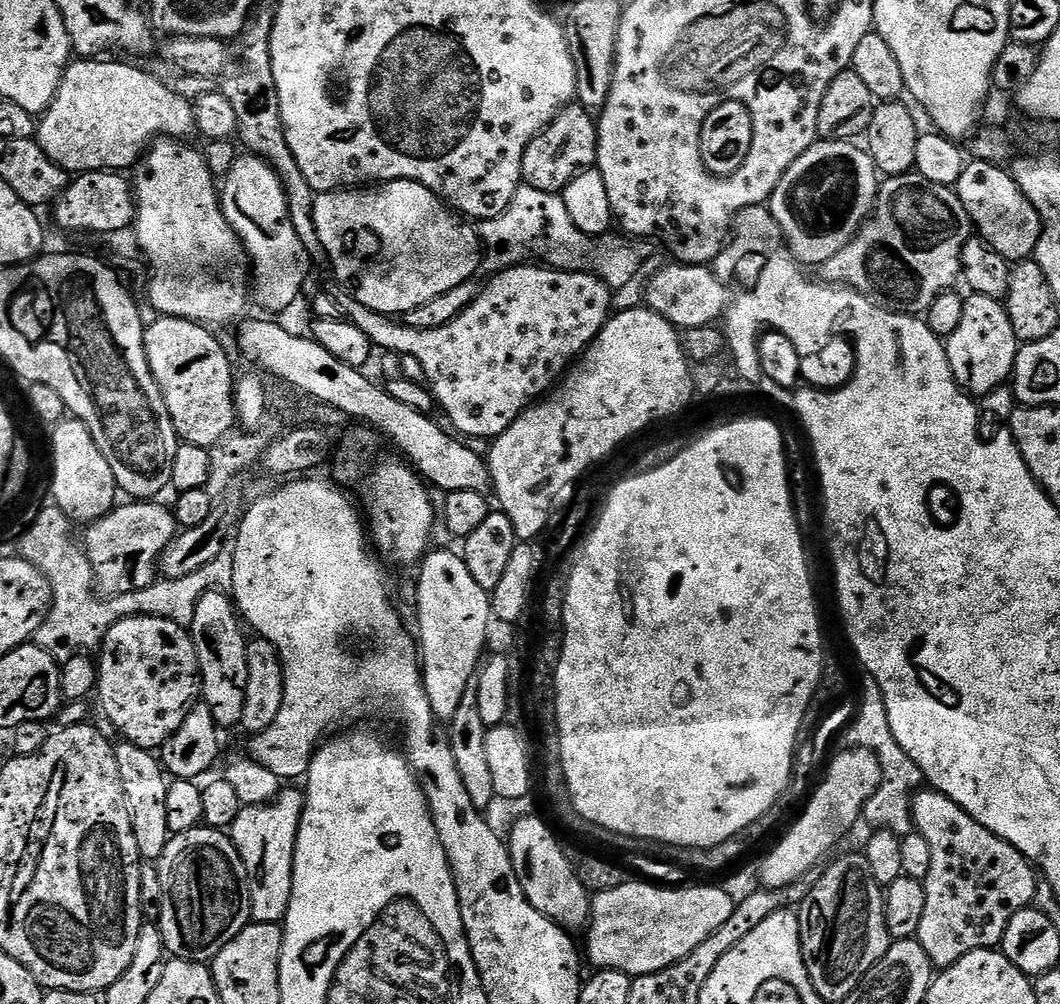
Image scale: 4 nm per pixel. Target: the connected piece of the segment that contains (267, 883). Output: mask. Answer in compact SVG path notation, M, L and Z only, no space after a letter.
M284 786L268 804L259 804L253 808L241 807L238 818L234 818L230 835L232 844L242 858L242 866L248 879L248 897L252 920L257 924L280 924L290 906L292 893L292 875L294 874L294 846L298 838L298 826L304 809L304 793L299 787Z

